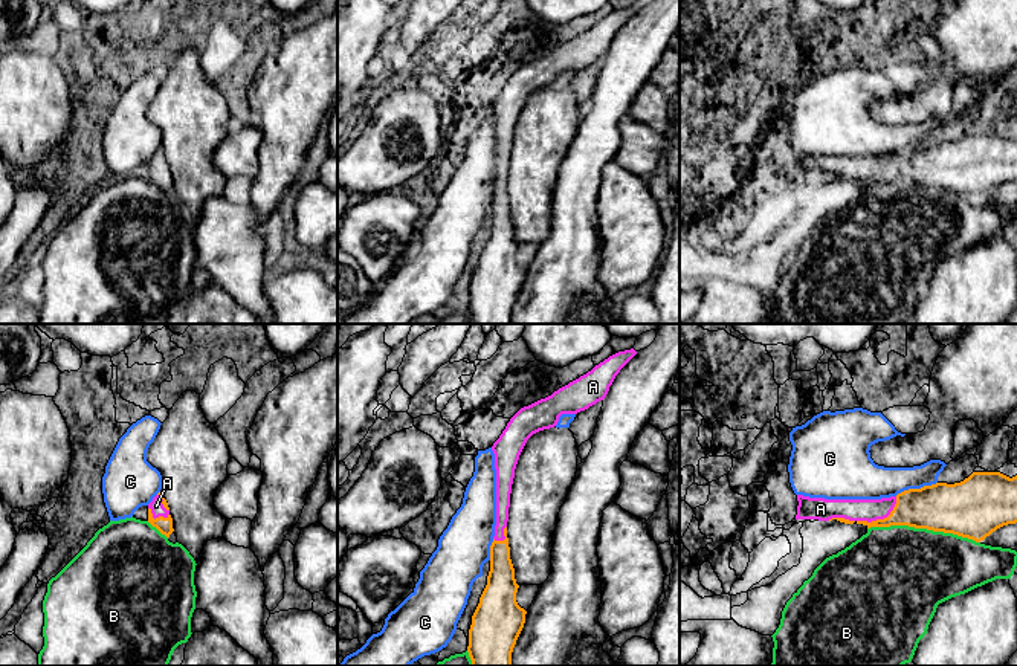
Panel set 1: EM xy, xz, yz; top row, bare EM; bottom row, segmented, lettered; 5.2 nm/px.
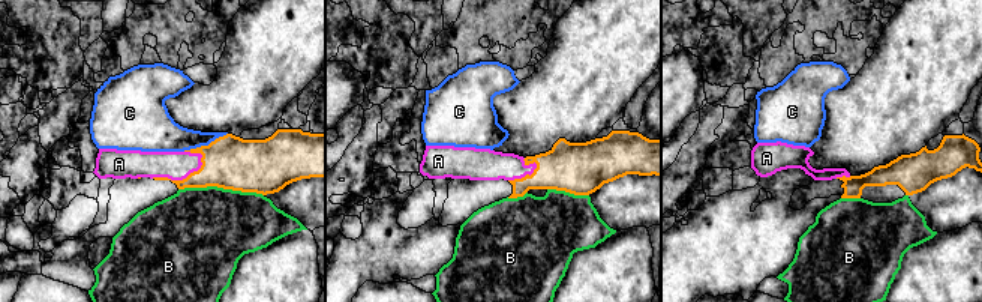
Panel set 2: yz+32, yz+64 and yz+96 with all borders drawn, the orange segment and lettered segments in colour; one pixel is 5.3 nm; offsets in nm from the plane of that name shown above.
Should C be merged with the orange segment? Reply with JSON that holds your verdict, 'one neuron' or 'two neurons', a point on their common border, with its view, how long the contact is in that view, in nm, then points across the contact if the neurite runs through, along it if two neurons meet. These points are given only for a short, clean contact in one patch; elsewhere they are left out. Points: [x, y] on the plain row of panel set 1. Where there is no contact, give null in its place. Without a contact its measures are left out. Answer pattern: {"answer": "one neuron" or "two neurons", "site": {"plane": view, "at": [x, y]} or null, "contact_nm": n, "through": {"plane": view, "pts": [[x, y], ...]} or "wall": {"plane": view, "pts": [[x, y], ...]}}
{"answer": "two neurons", "site": {"plane": "yz", "at": [915, 147]}, "contact_nm": 240, "wall": {"plane": "yz", "pts": [[936, 139], [927, 144], [909, 145], [895, 153]]}}

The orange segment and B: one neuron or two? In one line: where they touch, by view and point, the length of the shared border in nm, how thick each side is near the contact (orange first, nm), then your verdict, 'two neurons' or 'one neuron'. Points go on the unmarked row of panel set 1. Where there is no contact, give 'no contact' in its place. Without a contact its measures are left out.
yz (924, 185) | 600 nm | 300/480 nm | two neurons

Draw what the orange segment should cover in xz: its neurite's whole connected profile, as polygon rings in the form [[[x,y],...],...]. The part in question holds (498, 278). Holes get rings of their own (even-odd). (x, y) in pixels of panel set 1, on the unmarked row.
[[[634,6],[618,9],[551,53],[521,66],[493,101],[496,183],[487,243],[469,287],[472,324],[512,324],[512,310],[525,281],[527,269],[516,260],[519,243],[510,217],[507,179],[515,127],[527,98],[554,86],[562,72],[577,72],[603,58],[615,34],[635,12]]]

